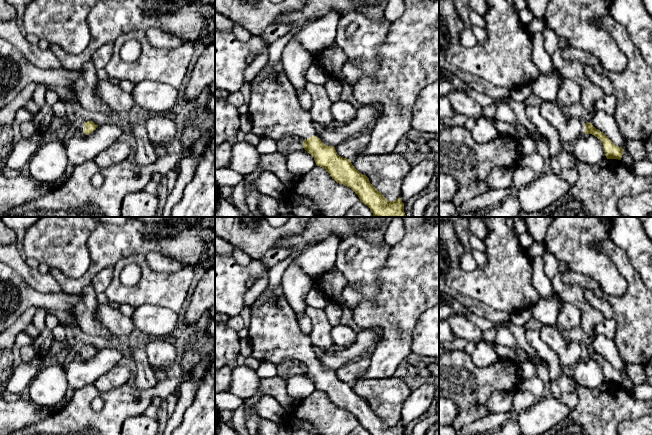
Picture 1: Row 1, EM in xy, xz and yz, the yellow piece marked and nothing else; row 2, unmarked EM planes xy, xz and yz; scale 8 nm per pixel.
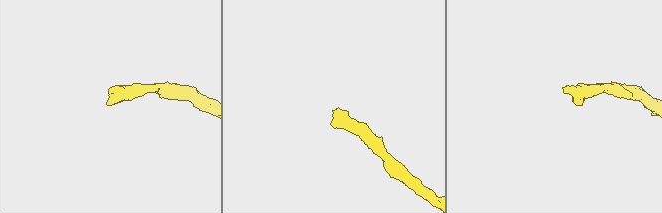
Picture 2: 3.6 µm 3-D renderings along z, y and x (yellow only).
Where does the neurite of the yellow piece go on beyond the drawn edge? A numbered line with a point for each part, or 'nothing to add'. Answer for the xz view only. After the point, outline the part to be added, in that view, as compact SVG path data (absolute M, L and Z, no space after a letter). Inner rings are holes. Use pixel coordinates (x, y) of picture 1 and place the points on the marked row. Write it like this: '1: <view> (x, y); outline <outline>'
1: xz (274, 109); outline M282 61L273 68L266 63L260 72L264 73L264 79L257 85L250 82L252 94L248 103L248 115L252 122L251 132L260 138L271 138L275 141L287 136L298 136L303 142L316 136L311 113L301 107L298 95L283 70Z

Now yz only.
1: yz (569, 128); outline M544 101L540 110L543 117L557 129L563 143L576 141L585 134L585 123L575 117L568 117L563 108L553 101Z

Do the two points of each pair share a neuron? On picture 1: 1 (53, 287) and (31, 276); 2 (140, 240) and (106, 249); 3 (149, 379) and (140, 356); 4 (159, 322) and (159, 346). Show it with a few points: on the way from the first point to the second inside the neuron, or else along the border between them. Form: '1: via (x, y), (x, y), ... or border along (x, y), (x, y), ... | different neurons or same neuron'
1: via (48, 284), (36, 280) | same neuron
2: via (132, 240), (114, 242) | same neuron
3: via (145, 373), (141, 362) | same neuron
4: border along (155, 337), (165, 338) | different neurons

